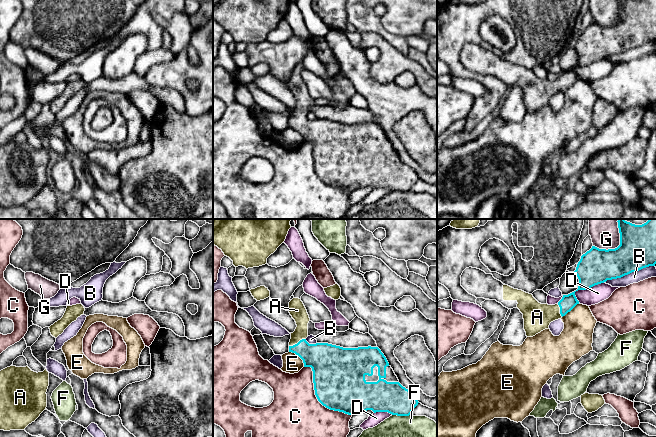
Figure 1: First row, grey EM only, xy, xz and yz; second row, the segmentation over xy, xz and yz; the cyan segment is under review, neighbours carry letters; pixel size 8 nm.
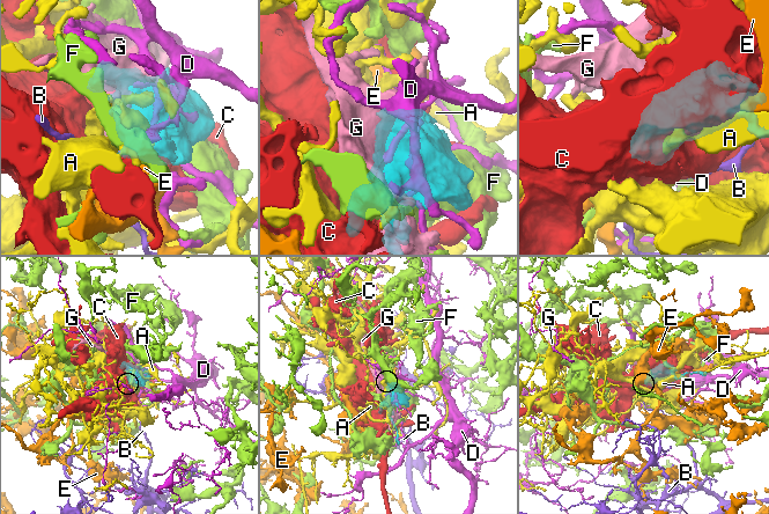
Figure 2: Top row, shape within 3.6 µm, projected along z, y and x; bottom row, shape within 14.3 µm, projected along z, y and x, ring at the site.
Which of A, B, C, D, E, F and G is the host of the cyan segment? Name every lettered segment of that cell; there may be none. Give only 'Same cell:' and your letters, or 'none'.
Same cell: A

